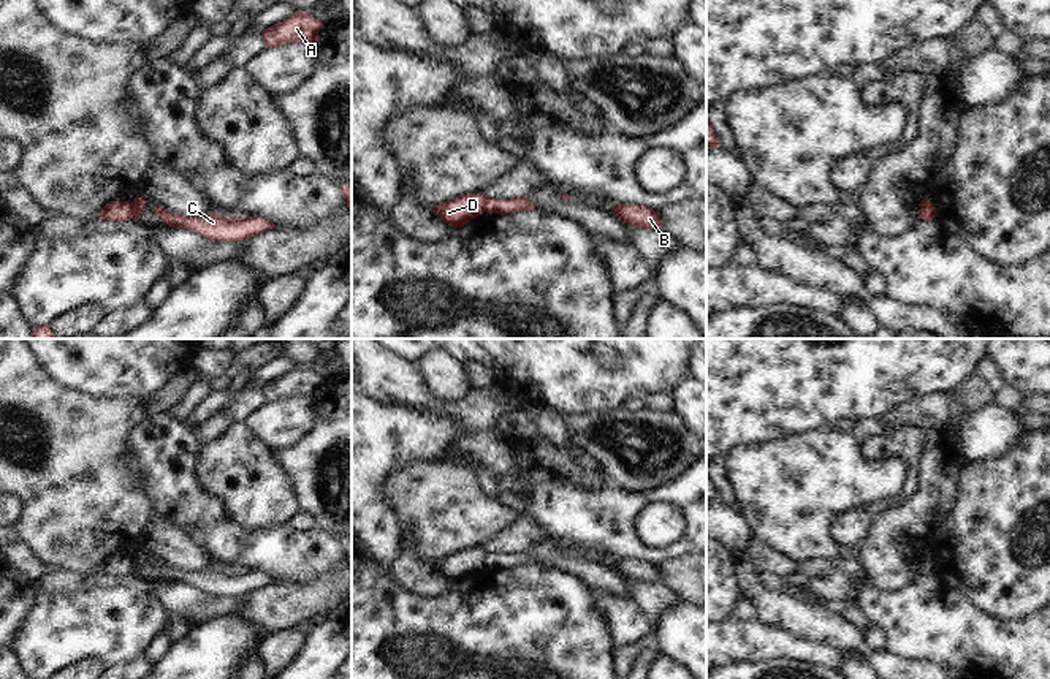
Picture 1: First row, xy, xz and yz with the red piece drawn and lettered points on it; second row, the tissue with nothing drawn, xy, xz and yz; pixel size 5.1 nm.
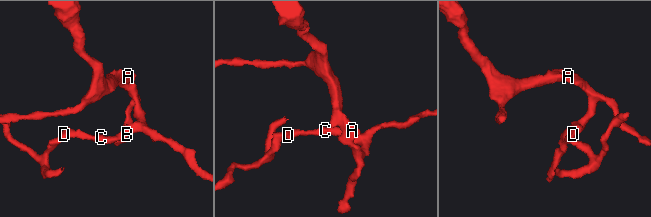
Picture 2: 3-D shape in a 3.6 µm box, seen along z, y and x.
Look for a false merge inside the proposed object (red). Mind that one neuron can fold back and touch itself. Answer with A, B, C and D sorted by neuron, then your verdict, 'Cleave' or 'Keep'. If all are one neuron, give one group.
Groups: A B C / D. Cleave.

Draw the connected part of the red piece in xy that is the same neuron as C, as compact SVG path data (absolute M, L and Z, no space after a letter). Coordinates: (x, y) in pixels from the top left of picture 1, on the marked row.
M157 206L154 212L171 228L190 229L211 241L223 242L247 241L276 226L263 217L222 217L214 211L201 217L182 217Z

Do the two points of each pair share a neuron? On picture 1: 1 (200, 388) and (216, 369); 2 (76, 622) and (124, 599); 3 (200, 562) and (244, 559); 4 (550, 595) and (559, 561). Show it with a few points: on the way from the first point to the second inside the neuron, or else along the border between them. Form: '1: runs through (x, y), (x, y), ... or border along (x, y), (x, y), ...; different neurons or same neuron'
1: border along (203, 375), (209, 380); different neurons
2: runs through (87, 622), (94, 622), (113, 606); same neuron
3: border along (186, 534), (213, 564); different neurons
4: border along (536, 562), (545, 567), (559, 567), (591, 586); different neurons

